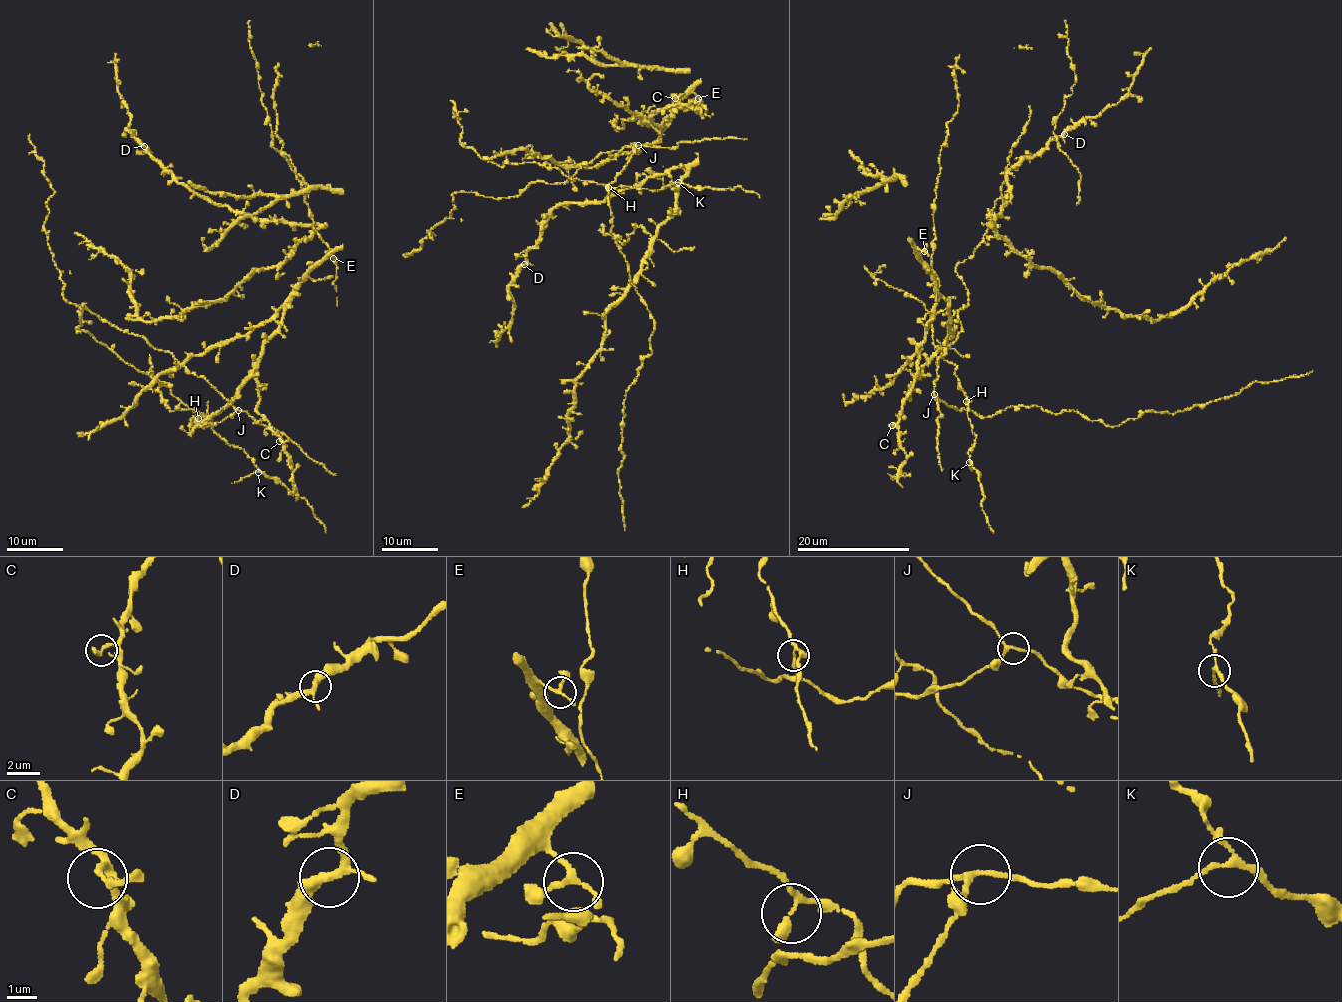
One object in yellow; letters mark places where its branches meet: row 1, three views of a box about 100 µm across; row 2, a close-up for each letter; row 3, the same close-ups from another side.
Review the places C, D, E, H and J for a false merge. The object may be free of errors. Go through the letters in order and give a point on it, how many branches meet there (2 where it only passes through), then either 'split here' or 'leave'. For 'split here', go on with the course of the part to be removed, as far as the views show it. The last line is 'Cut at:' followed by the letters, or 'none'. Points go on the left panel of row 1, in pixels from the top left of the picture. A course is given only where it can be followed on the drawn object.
C: at (279, 441); 3 branches meet; leave
D: at (144, 146); 3 branches meet; leave
E: at (333, 258); 3 branches meet; leave
H: at (198, 418); 3 branches meet; leave
J: at (238, 410); 3 branches meet; leave
Cut at: none

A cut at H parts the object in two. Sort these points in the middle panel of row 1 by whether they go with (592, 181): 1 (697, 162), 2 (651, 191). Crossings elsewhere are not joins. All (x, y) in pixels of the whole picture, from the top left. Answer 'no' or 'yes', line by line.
1: no
2: yes

